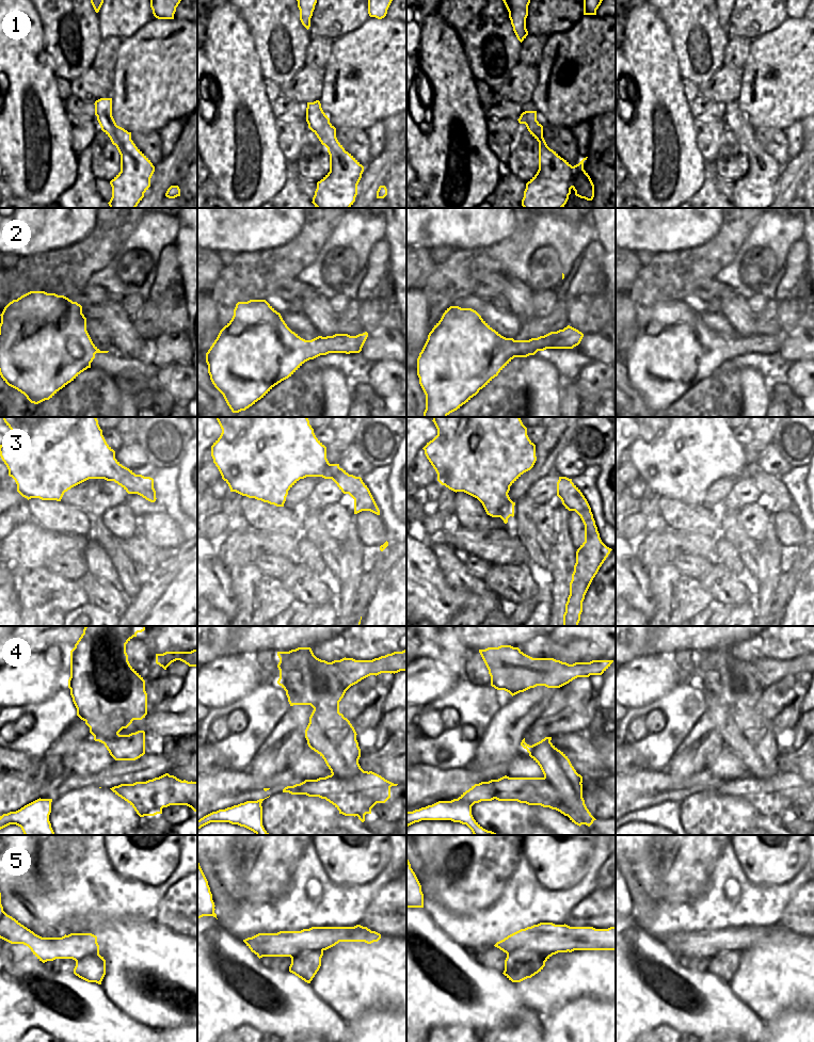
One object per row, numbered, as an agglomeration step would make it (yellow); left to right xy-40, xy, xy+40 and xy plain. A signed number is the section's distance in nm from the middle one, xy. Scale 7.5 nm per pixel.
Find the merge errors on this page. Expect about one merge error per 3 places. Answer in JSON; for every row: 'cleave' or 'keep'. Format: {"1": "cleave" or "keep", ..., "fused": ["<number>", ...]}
{"1": "keep", "2": "keep", "3": "keep", "4": "cleave", "5": "cleave", "fused": ["4", "5"]}

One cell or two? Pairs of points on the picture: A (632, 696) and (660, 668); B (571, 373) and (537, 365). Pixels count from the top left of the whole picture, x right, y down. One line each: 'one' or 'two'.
A: one
B: two

